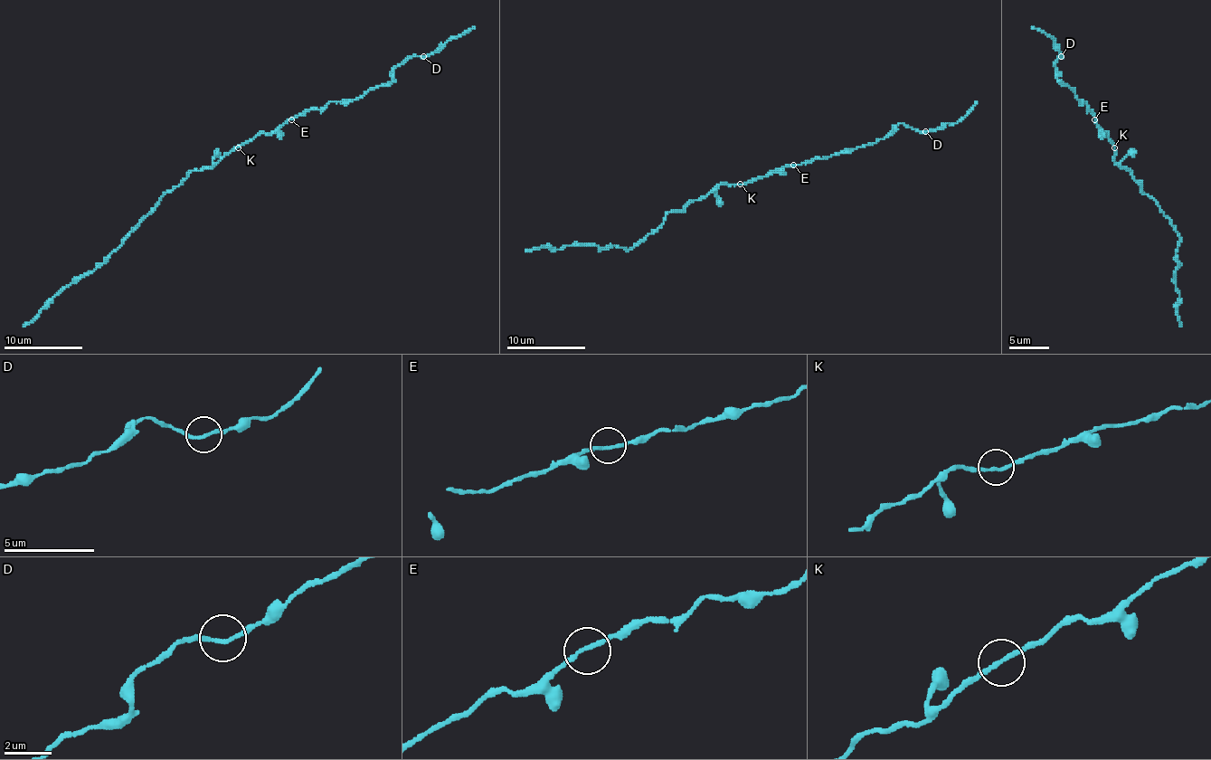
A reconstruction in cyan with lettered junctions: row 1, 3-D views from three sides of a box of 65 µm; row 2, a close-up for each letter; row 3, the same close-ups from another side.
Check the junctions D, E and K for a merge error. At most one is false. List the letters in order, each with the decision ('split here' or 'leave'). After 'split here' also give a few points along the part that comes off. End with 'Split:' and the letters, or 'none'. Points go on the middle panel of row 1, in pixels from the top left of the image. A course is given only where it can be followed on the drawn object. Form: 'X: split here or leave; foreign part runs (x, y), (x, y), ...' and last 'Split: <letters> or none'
D: leave
E: leave
K: split here; foreign part runs (741, 185), (721, 185), (681, 210), (669, 212), (659, 225), (629, 250), (569, 245), (525, 251)
Split: K

